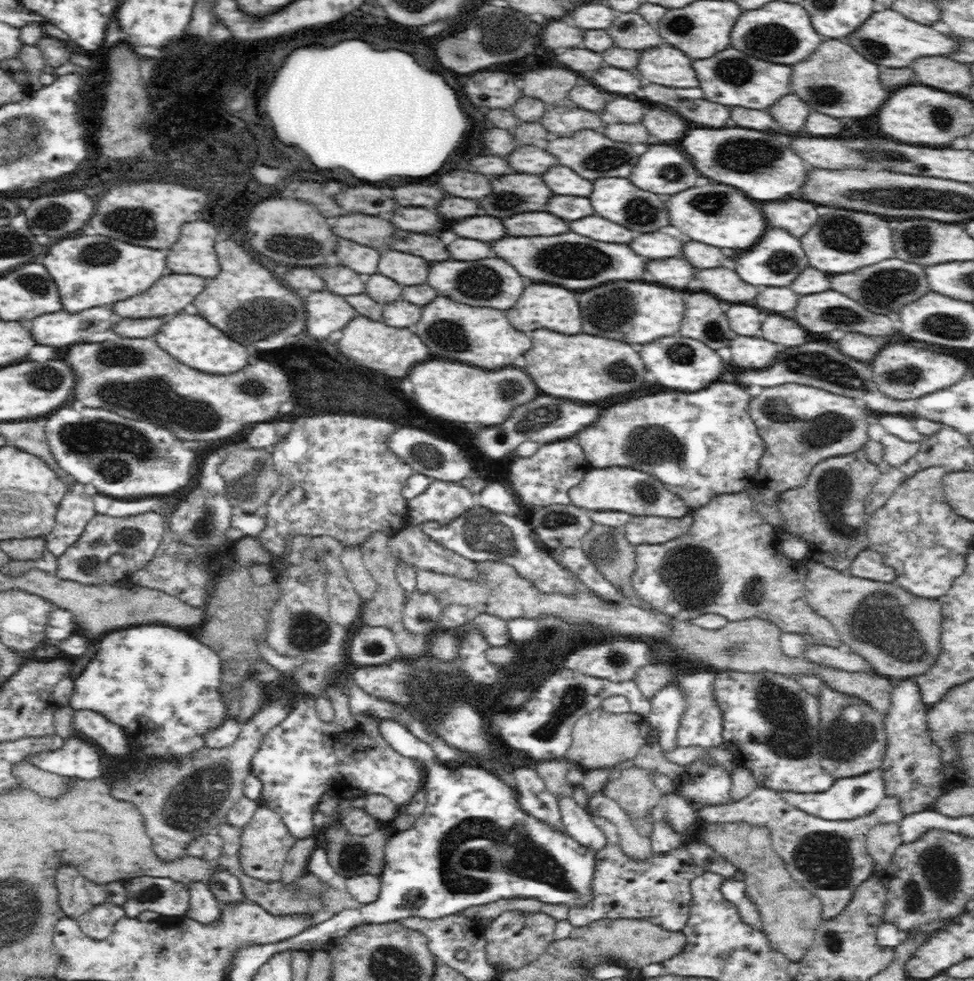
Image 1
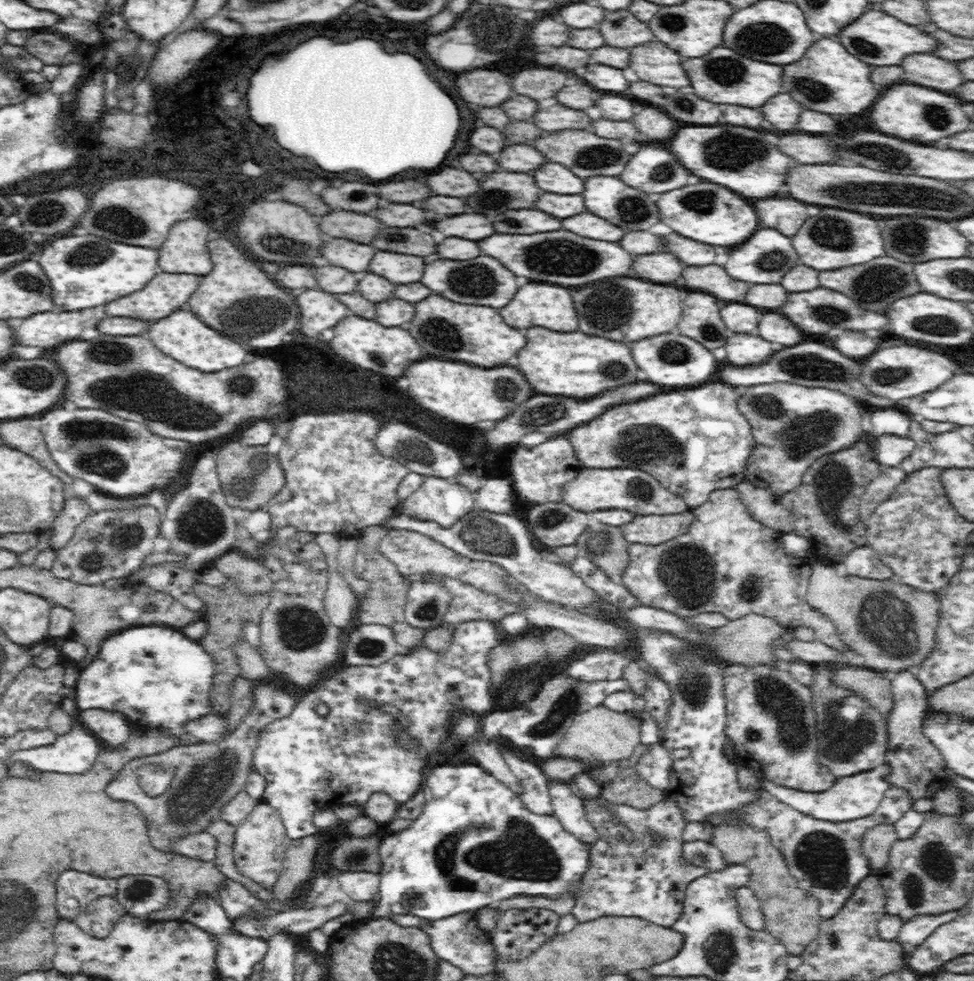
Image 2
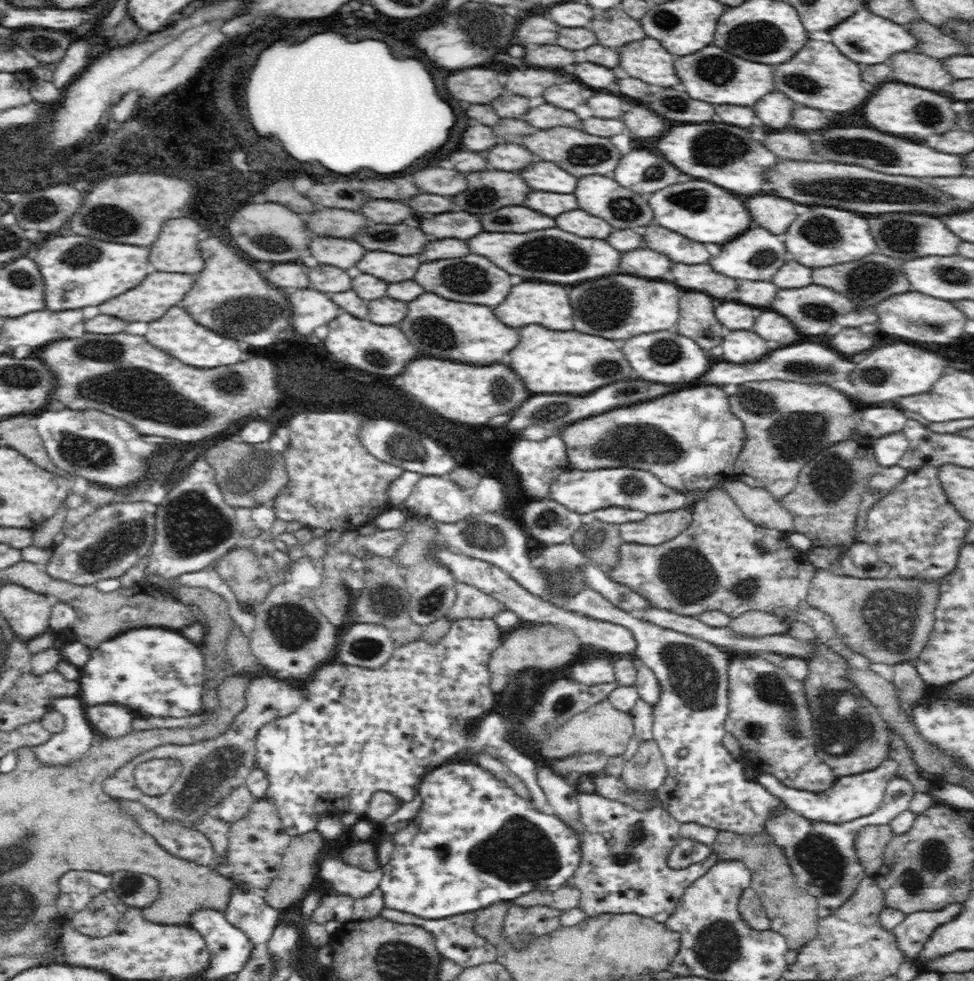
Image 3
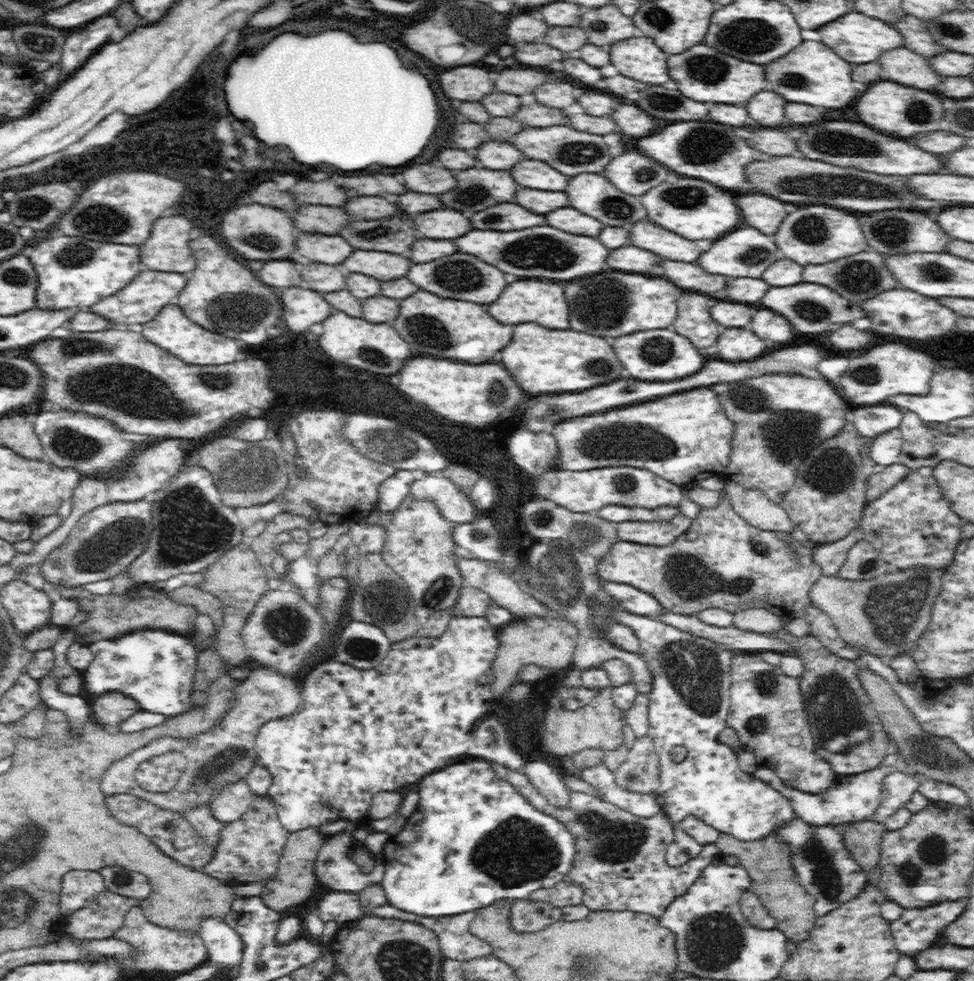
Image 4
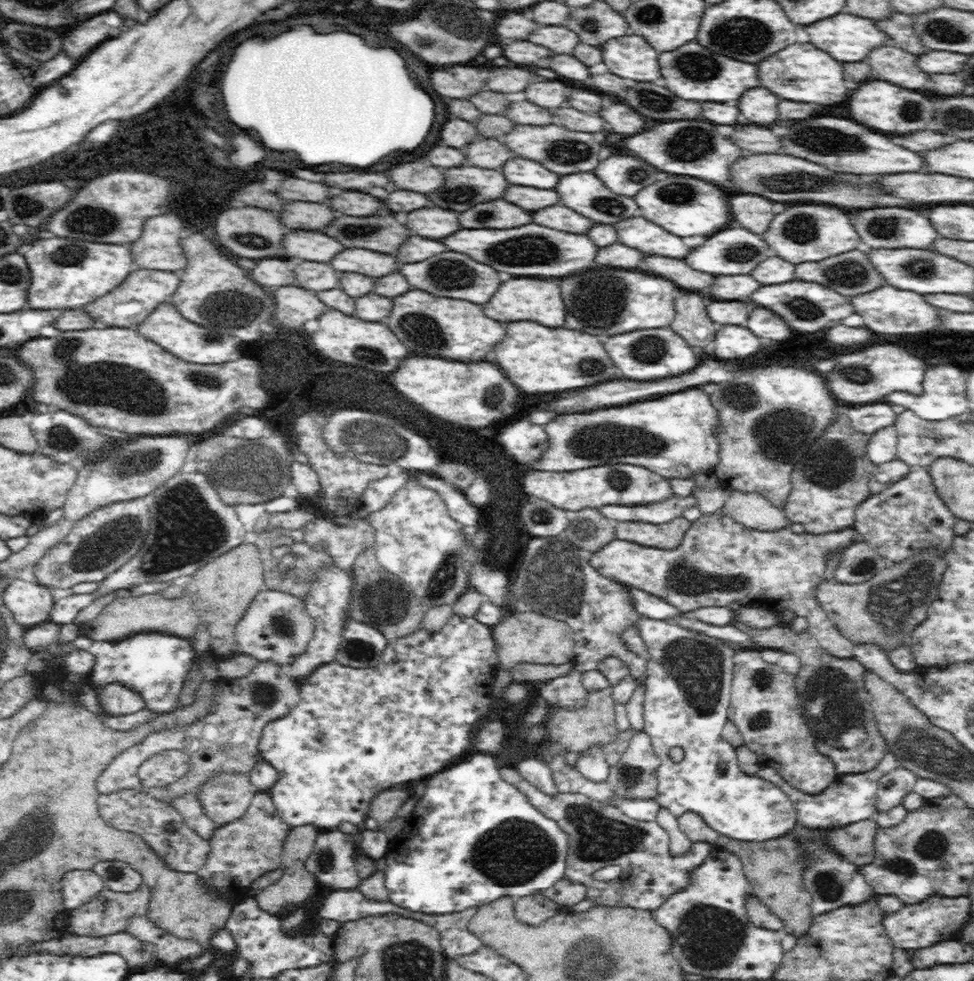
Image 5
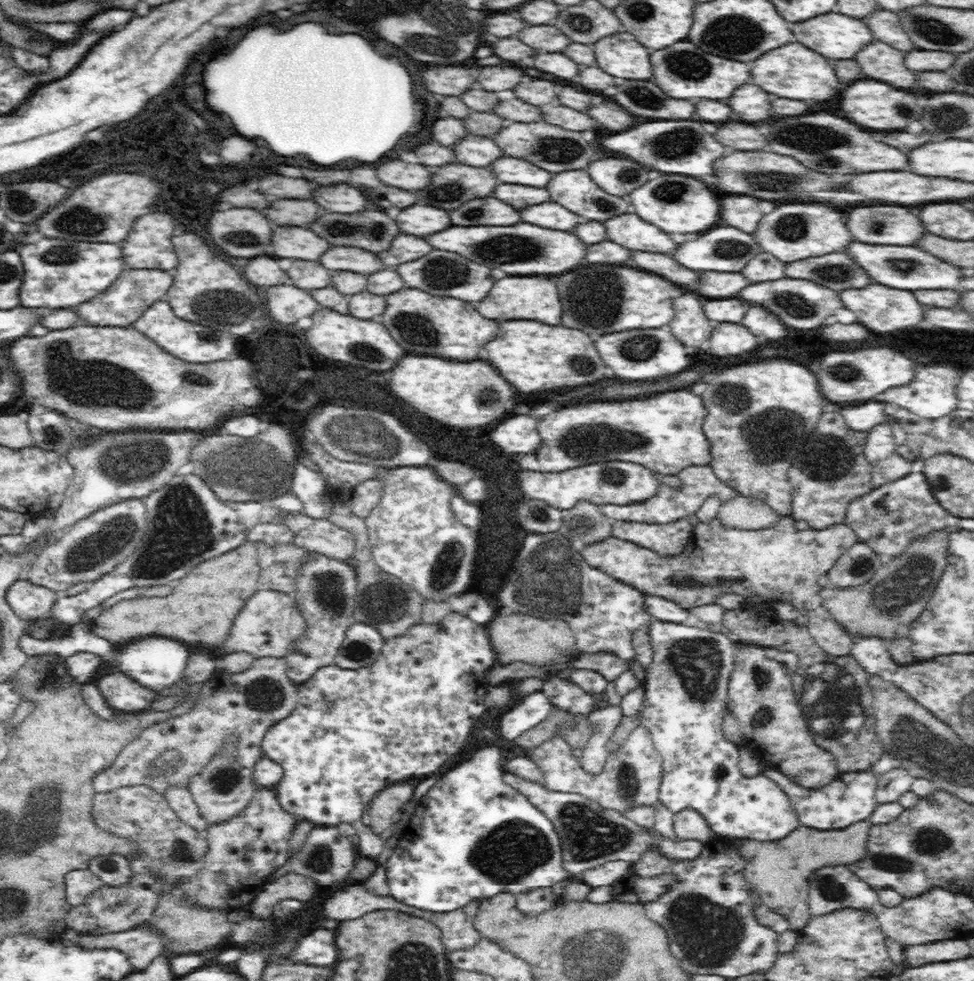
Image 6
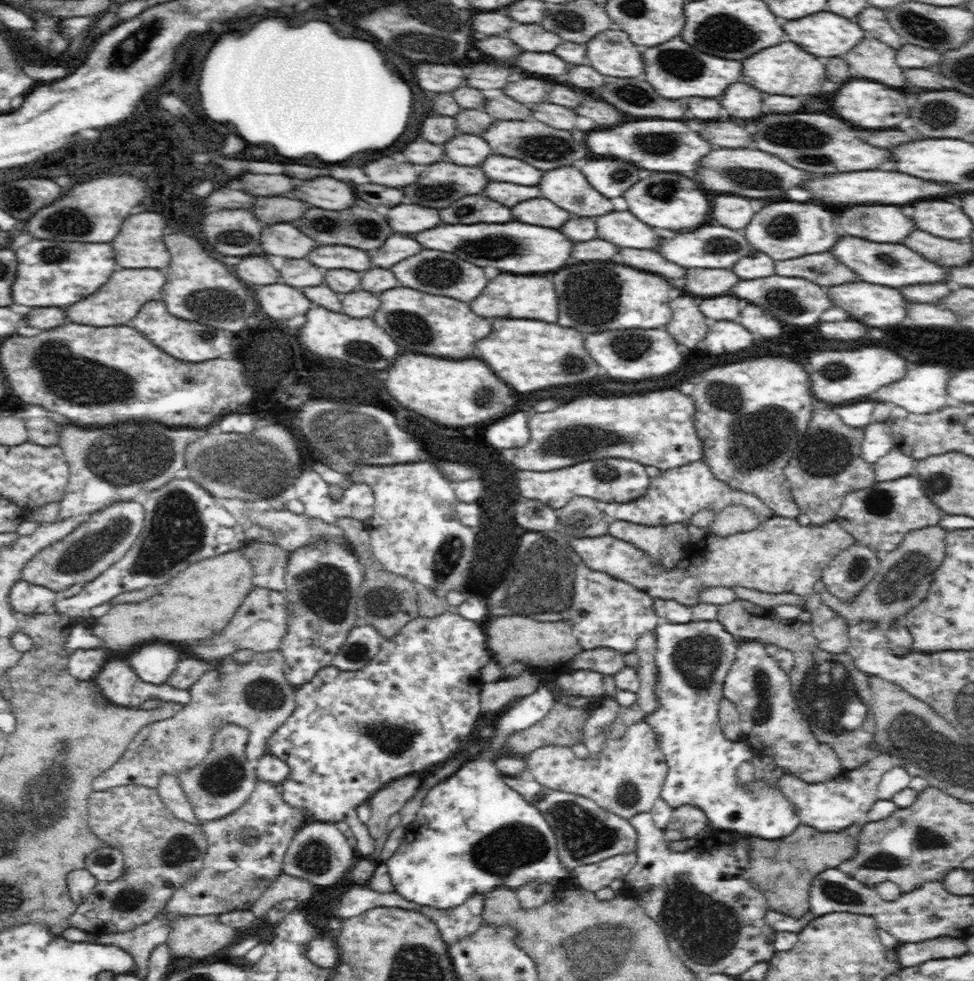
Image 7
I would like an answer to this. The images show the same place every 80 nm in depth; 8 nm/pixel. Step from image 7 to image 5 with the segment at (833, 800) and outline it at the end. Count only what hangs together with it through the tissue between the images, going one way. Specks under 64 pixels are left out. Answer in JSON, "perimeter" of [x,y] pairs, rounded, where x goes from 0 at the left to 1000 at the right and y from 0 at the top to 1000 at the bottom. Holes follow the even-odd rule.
{"perimeter":[[[912,768],[891,787],[859,790],[860,793],[852,799],[852,803],[848,803],[844,808],[839,808],[838,811],[821,807],[793,782],[782,781],[776,790],[790,795],[791,798],[795,798],[803,804],[819,828],[818,837],[831,844],[854,846],[896,834],[901,828],[899,824],[901,795],[911,787],[925,783],[924,778],[922,774],[917,773],[916,769]]]}

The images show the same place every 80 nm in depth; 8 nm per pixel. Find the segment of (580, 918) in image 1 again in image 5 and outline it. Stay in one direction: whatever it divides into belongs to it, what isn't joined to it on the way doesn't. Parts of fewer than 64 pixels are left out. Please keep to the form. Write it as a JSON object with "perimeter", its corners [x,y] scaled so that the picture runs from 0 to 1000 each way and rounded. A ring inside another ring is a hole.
{"perimeter":[[[515,782],[513,789],[522,795],[522,799],[534,804],[554,829],[567,832],[567,836],[582,850],[584,861],[580,895],[603,904],[600,917],[608,924],[674,929],[686,913],[700,908],[710,889],[732,871],[731,861],[713,858],[704,869],[690,872],[687,851],[674,837],[650,836],[634,823],[620,821],[592,808],[563,810],[544,799],[534,788],[530,789],[530,784]],[[627,882],[638,885],[639,891],[634,895],[621,898],[609,896],[608,891]]]}

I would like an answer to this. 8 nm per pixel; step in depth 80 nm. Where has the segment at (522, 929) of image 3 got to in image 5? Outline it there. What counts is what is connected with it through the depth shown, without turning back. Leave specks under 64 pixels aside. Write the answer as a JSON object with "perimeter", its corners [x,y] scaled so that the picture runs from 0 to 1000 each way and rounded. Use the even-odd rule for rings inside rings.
{"perimeter":[[[556,908],[544,913],[528,915],[528,928],[534,940],[538,942],[554,942],[561,936],[569,934],[577,924],[559,913]]]}

